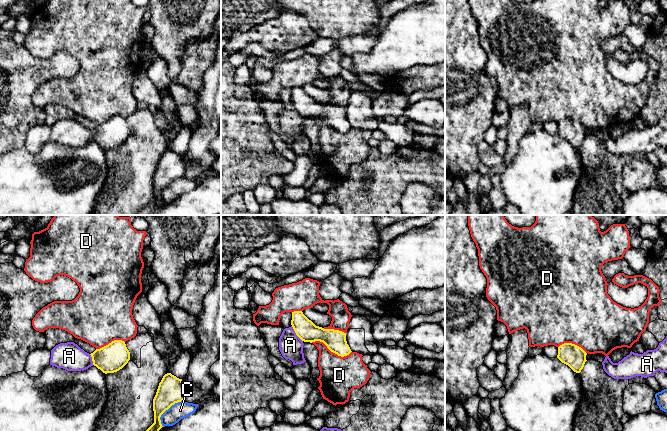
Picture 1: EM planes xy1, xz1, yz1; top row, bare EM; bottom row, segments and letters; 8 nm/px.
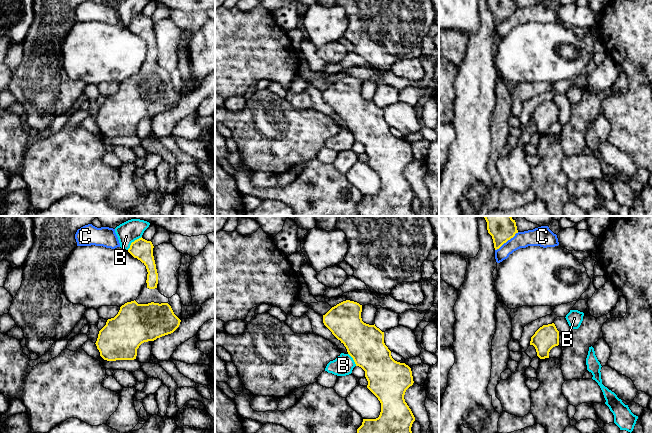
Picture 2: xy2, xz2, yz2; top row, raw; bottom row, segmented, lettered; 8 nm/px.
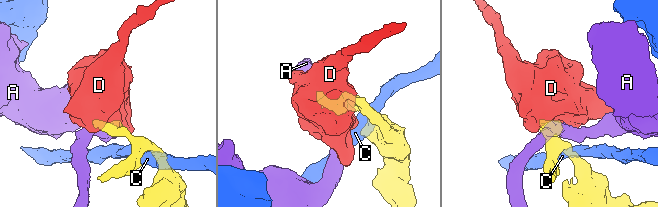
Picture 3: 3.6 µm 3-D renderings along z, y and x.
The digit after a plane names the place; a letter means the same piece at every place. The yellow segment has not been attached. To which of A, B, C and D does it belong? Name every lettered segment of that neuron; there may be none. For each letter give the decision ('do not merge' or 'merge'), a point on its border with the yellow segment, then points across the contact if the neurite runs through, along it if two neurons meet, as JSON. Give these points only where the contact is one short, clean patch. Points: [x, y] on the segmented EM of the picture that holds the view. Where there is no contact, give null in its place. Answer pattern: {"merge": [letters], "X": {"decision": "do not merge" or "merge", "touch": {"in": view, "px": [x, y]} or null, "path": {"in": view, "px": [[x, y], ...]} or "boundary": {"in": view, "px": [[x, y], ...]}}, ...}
{"merge": [], "A": {"decision": "do not merge", "touch": {"in": "xz1", "px": [296, 334]}, "boundary": {"in": "xz1", "px": [[291, 326], [295, 334], [302, 341]]}}, "B": {"decision": "do not merge", "touch": {"in": "xy2", "px": [134, 241]}}, "C": {"decision": "do not merge", "touch": {"in": "xy1", "px": [166, 409]}, "boundary": {"in": "xy1", "px": [[183, 400], [172, 404], [161, 415], [160, 423], [162, 426]]}}, "D": {"decision": "do not merge", "touch": {"in": "xz1", "px": [331, 351]}}}

